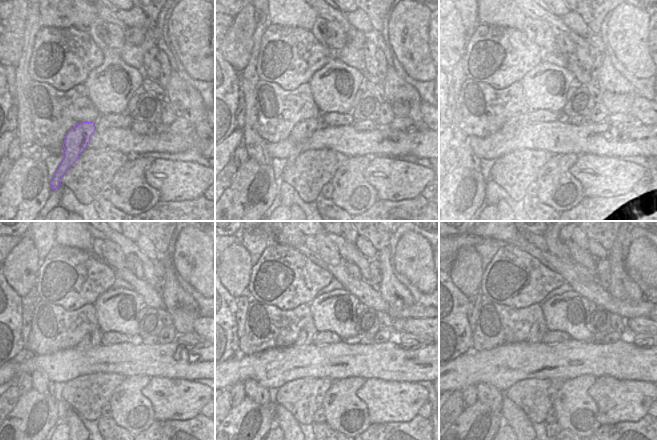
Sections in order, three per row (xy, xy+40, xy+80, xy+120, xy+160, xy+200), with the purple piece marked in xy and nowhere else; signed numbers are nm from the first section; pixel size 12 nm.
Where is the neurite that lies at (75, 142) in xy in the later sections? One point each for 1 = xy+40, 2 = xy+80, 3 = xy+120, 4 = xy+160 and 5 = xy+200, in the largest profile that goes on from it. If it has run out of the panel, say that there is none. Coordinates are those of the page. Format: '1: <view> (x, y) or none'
1: xy+40 (303, 130)
2: xy+80 (530, 124)
3: xy+120 (84, 341)
4: xy+160 (306, 337)
5: xy+200 (538, 329)

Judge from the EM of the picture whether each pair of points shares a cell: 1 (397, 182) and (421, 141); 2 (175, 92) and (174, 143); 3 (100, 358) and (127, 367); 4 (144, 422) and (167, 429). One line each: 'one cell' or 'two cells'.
1: two cells
2: two cells
3: one cell
4: two cells

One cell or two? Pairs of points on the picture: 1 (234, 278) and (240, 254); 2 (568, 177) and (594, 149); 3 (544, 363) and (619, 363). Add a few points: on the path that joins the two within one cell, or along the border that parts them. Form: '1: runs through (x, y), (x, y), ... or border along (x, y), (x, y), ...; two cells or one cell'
1: runs through (234, 272), (235, 260); one cell
2: border along (572, 155), (587, 155), (591, 157); two cells
3: runs through (563, 361), (600, 361); one cell

